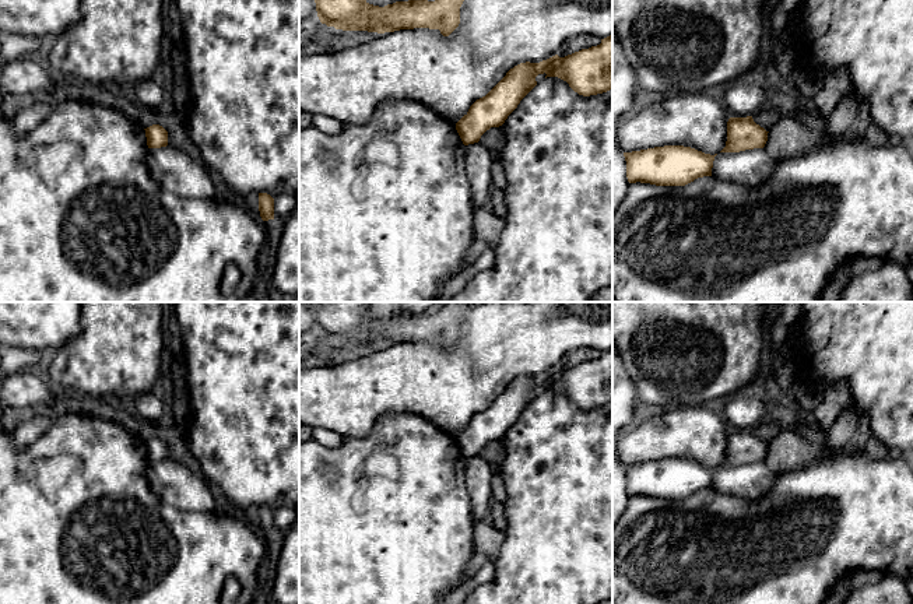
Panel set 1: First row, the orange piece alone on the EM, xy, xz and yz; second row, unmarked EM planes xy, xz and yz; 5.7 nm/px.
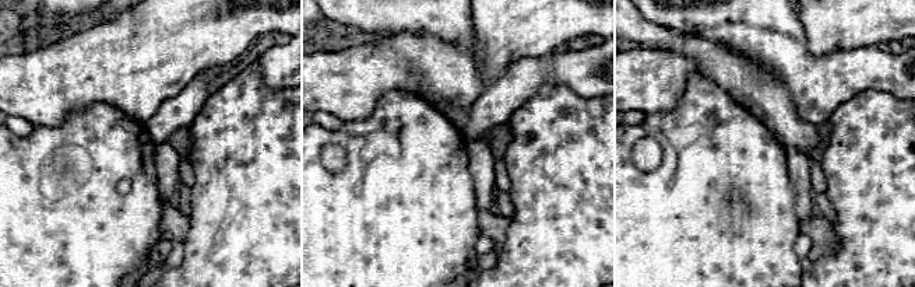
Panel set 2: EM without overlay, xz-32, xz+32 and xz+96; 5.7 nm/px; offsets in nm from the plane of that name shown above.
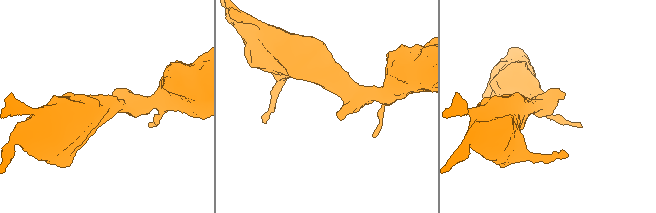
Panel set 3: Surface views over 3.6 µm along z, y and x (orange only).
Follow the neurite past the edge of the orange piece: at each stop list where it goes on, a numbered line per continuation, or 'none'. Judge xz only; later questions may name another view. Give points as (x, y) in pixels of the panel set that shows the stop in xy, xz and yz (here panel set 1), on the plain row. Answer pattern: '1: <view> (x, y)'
none

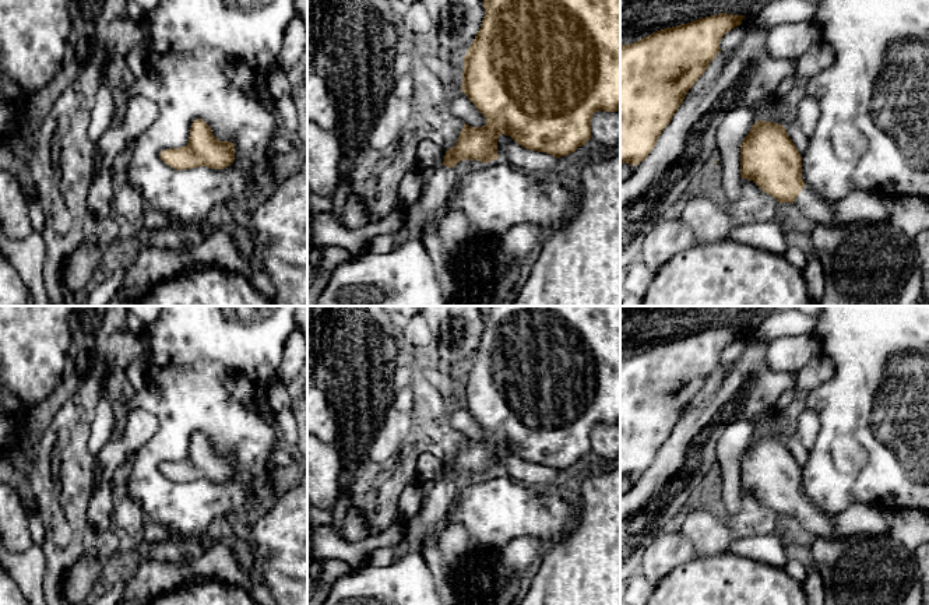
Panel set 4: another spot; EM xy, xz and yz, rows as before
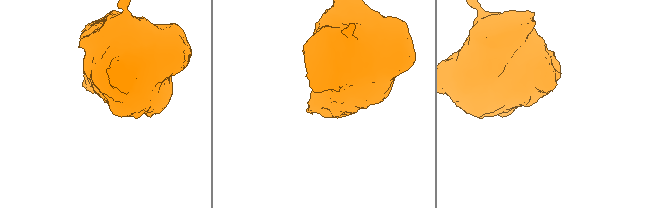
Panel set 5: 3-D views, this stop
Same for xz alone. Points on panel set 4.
1: xz (425, 526)

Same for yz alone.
1: yz (810, 519)

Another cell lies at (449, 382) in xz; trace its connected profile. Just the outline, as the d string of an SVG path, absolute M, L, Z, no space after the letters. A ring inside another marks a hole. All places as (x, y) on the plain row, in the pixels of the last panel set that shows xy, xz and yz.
M439 369L434 383L450 407L460 402L462 395L464 372Z

